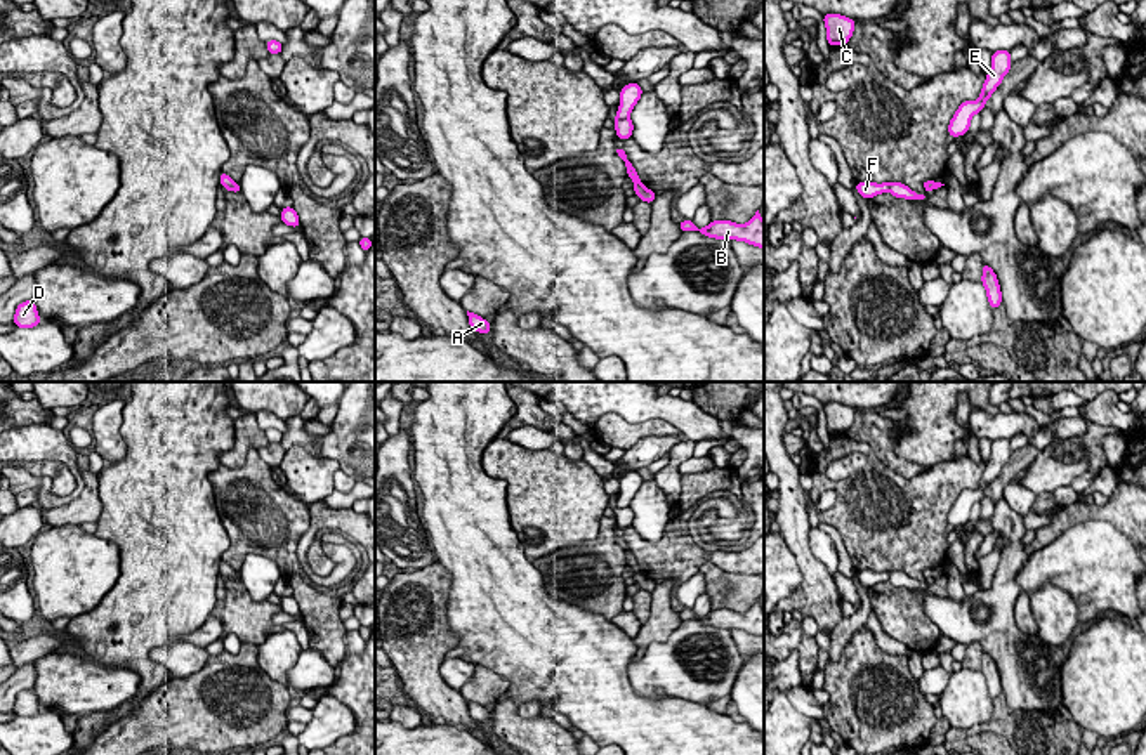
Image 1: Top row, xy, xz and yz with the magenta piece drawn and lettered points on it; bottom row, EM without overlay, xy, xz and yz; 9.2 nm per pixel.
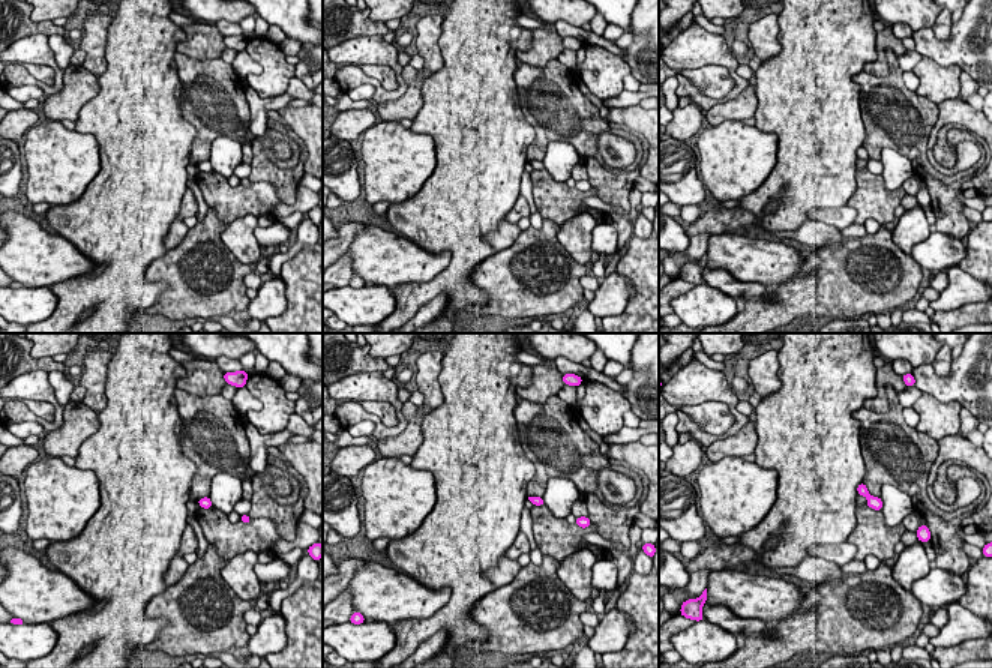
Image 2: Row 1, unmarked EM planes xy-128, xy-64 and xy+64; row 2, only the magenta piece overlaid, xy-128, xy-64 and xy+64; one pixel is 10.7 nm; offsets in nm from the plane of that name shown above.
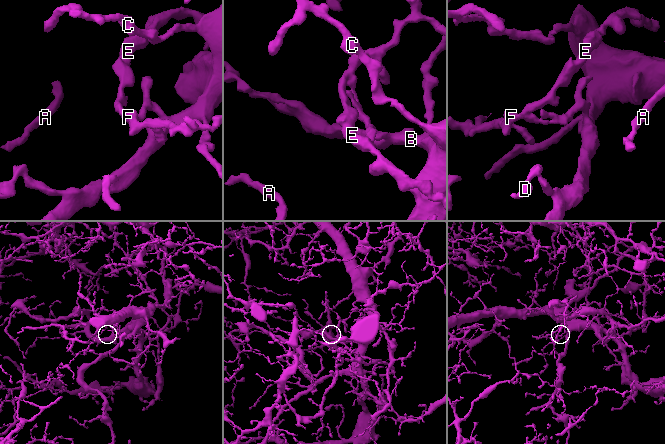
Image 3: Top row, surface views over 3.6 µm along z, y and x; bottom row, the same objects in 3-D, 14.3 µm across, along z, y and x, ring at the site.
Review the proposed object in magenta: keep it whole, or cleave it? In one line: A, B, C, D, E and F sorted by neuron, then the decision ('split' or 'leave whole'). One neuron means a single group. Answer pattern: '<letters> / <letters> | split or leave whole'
A B C D / E F | split

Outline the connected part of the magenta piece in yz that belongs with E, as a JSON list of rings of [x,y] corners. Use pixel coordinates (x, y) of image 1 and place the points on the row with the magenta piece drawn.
[[[995,50],[991,54],[991,68],[990,68],[986,80],[983,83],[979,99],[978,101],[964,101],[957,108],[953,118],[948,123],[948,135],[960,137],[969,132],[972,116],[985,109],[985,102],[988,99],[991,99],[991,94],[1002,83],[1004,76],[1011,69],[1011,66],[1012,66],[1011,50]]]

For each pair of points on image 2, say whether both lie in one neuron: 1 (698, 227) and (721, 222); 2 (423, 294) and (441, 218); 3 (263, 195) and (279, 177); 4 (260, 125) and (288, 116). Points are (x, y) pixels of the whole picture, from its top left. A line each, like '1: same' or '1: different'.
1: same
2: same
3: different
4: different

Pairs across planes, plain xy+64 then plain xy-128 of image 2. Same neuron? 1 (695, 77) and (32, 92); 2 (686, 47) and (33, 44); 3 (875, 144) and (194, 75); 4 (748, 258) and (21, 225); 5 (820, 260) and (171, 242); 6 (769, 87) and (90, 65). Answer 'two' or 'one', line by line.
1: two
2: one
3: one
4: one
5: two
6: two

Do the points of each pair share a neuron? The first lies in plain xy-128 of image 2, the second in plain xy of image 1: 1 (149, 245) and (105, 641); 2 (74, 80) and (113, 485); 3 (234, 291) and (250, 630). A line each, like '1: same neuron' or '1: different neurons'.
1: same neuron
2: different neurons
3: different neurons

